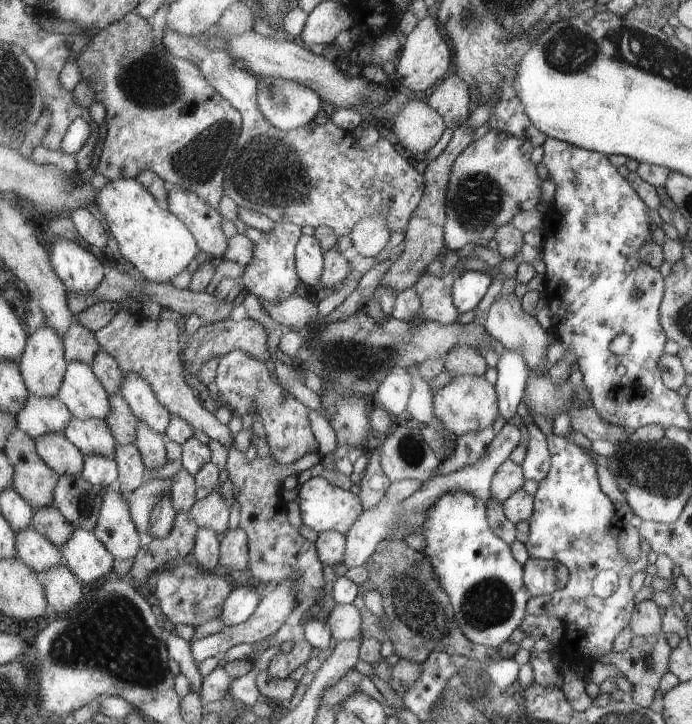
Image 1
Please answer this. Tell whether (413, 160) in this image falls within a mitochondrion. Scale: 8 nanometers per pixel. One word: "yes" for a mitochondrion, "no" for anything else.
no

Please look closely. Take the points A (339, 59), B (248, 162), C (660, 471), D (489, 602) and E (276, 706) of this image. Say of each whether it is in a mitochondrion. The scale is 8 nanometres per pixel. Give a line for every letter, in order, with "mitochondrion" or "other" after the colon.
A: other
B: mitochondrion
C: mitochondrion
D: mitochondrion
E: other

